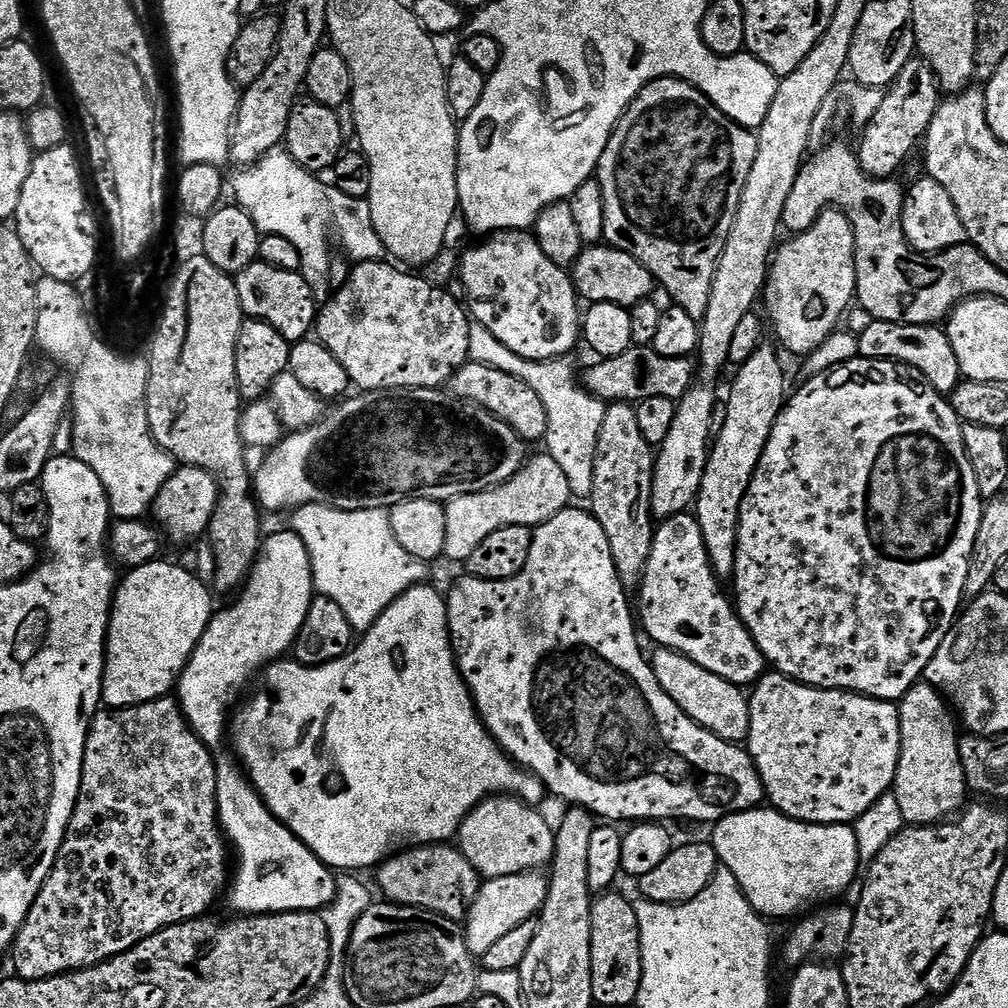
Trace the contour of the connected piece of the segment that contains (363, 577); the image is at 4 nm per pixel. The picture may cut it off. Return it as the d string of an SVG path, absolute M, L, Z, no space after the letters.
M303 504L291 513L291 531L297 532L306 546L312 559L312 582L319 595L338 602L342 614L350 622L353 633L363 634L370 626L406 590L416 584L425 583L429 579L429 565L423 560L414 558L398 546L398 538L394 538L394 530L390 526L388 512L384 508L370 510L338 510L329 504Z

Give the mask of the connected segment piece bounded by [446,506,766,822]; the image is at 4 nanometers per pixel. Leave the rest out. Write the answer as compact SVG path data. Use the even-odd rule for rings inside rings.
M575 506L563 508L558 514L554 514L554 518L550 518L545 524L535 525L532 534L532 545L530 546L530 558L526 558L526 566L522 566L522 570L514 578L506 578L505 580L479 580L473 576L465 575L464 580L460 580L452 588L452 593L447 593L448 601L448 635L452 637L452 651L456 653L456 664L460 667L460 676L466 682L468 691L472 693L472 700L476 704L476 711L480 713L480 718L484 722L484 727L488 733L496 739L497 744L508 753L509 757L525 772L537 776L545 789L549 793L552 792L560 800L565 800L565 805L584 808L593 816L604 822L620 822L616 820L628 820L627 822L669 822L668 820L709 820L715 822L724 816L728 816L732 812L745 812L748 808L759 808L765 803L764 783L760 780L760 775L756 769L756 764L752 761L751 756L739 744L732 744L728 740L718 738L710 730L706 730L700 724L694 723L687 714L679 708L674 702L674 698L670 698L670 694L666 694L666 690L662 690L662 686L658 682L658 678L654 674L649 657L644 656L644 652L640 649L640 640L636 637L636 628L638 632L638 624L634 619L634 608L628 605L629 593L626 591L624 584L618 578L616 567L614 566L614 554L610 554L610 542L606 542L606 530L602 530L602 526L598 522L598 518L594 518L591 511Z

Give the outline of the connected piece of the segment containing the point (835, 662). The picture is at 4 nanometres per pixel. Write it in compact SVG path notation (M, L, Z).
M857 358L834 366L817 376L808 376L805 384L796 393L787 397L784 408L774 422L774 430L770 430L770 438L766 442L766 450L762 450L762 458L754 470L754 478L750 478L750 486L746 490L746 498L742 498L740 511L740 525L738 526L738 542L736 543L736 561L731 579L736 580L736 596L734 607L740 613L740 620L748 628L748 633L762 650L765 661L775 671L799 680L801 684L808 684L812 688L837 688L839 692L858 692L861 696L873 696L875 700L891 700L898 702L923 677L926 666L934 658L938 646L949 639L954 625L962 612L965 603L964 587L966 574L970 570L970 562L974 554L974 542L978 538L978 526L982 526L982 514L986 501L978 494L978 481L974 478L974 470L970 467L970 458L966 458L966 446L962 442L964 424L953 410L951 403L941 393L936 392L931 384L919 382L912 384L913 373L907 367L901 366L895 360L866 360Z

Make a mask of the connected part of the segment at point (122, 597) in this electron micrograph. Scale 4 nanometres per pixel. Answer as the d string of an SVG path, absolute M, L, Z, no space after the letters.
M157 558L151 564L138 566L123 573L122 579L116 585L116 595L112 598L112 613L108 619L108 638L104 642L104 690L102 700L109 709L133 708L135 704L151 704L152 701L167 697L175 689L177 680L180 679L182 670L188 665L188 659L194 654L206 626L212 621L214 607L209 585L201 580L195 571L187 572L176 564L167 564L164 558Z

